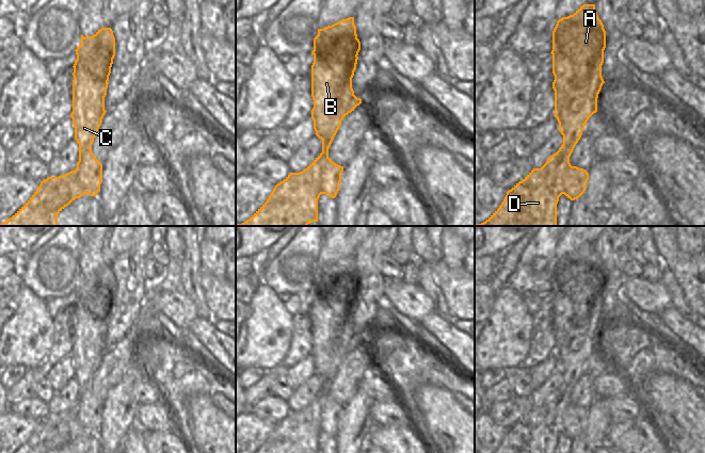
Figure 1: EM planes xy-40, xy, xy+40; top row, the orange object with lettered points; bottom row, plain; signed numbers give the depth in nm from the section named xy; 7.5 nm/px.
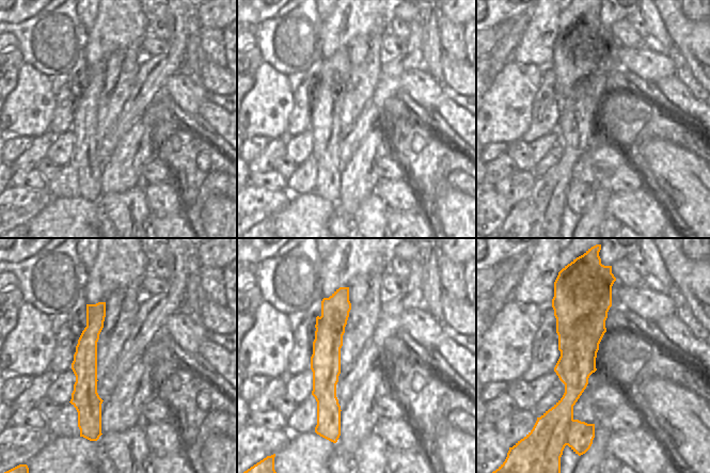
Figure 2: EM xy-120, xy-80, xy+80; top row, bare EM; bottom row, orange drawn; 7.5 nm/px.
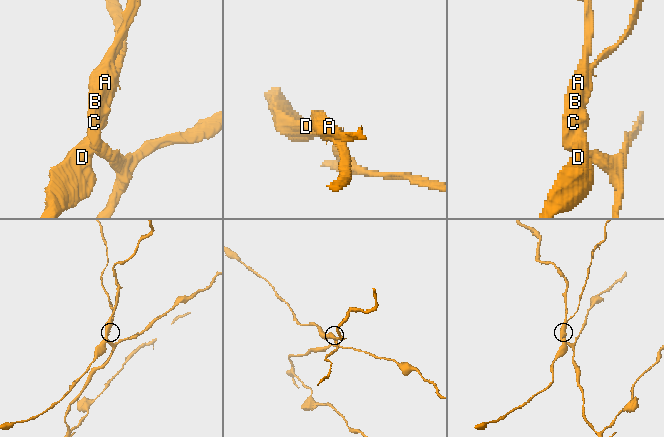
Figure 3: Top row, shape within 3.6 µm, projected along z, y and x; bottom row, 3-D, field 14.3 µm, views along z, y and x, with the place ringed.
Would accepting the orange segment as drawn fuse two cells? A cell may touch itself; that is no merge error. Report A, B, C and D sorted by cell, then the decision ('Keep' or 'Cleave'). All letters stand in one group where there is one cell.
Groups: A B C / D. Cleave.

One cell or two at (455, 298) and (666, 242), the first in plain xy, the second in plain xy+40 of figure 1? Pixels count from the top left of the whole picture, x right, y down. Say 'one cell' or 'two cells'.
one cell

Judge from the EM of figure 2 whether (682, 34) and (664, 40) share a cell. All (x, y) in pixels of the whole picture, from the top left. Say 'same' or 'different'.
different

